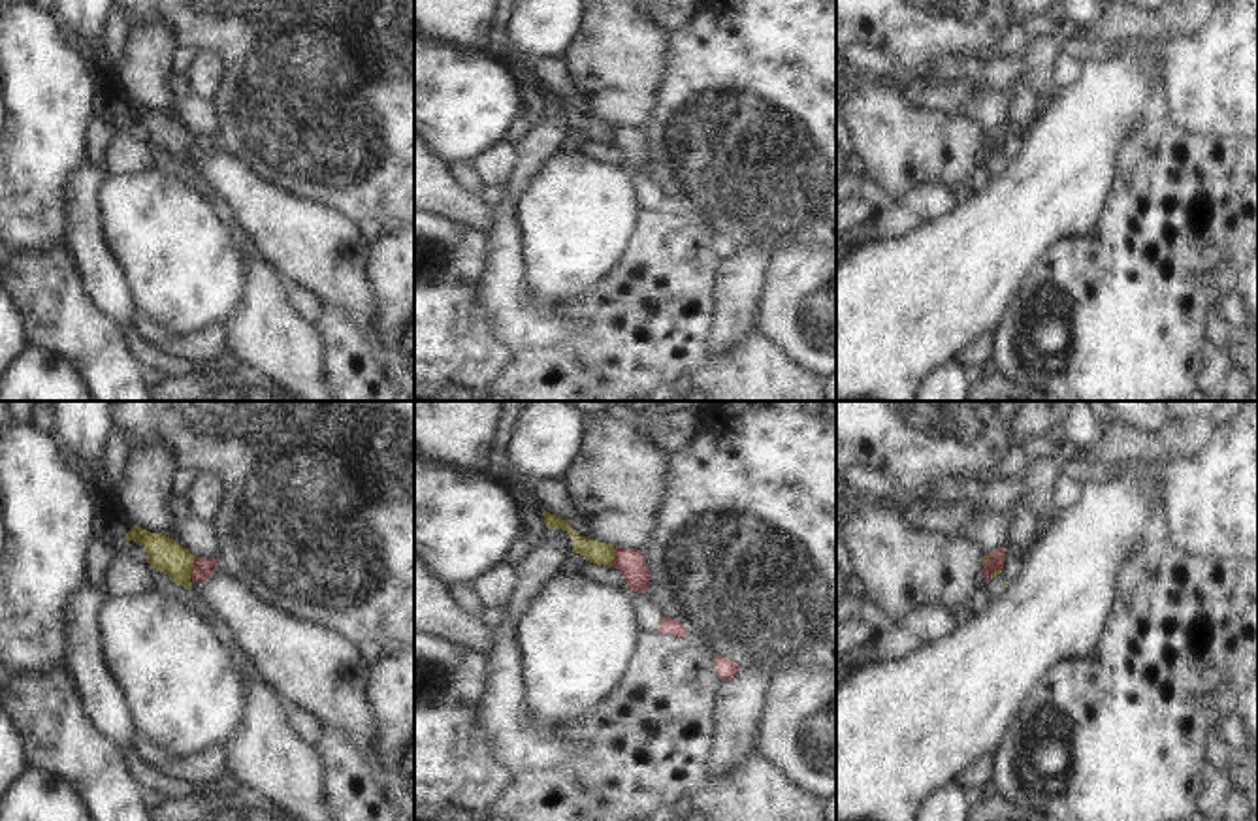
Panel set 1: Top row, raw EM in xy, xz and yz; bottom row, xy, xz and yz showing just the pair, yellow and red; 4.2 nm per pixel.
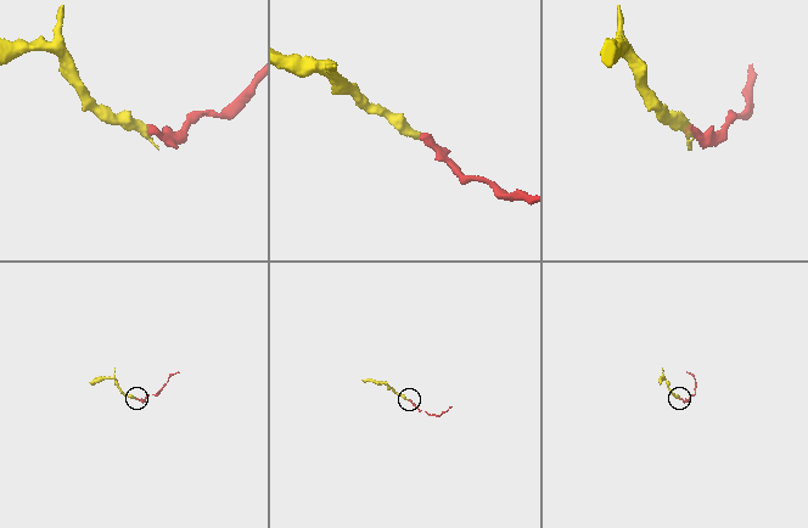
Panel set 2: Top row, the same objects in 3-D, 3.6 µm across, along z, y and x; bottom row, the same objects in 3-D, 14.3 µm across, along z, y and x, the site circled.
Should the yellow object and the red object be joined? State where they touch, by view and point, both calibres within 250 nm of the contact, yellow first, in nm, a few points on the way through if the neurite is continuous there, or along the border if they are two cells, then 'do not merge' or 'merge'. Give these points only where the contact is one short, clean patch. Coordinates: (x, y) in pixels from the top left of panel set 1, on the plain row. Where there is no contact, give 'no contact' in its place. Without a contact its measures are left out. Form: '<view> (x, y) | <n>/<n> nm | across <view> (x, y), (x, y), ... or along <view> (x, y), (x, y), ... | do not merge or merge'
xy (191, 144) | 150/90 nm | along xy (196, 136), (189, 155) | do not merge

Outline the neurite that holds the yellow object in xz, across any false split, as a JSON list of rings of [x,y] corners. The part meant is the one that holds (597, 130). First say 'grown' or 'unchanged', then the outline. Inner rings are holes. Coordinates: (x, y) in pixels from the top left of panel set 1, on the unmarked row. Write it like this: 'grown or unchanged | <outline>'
unchanged | [[[542,87],[544,102],[550,107],[563,107],[573,119],[573,130],[580,132],[586,139],[612,145],[614,124],[601,119],[578,113],[565,98]]]

